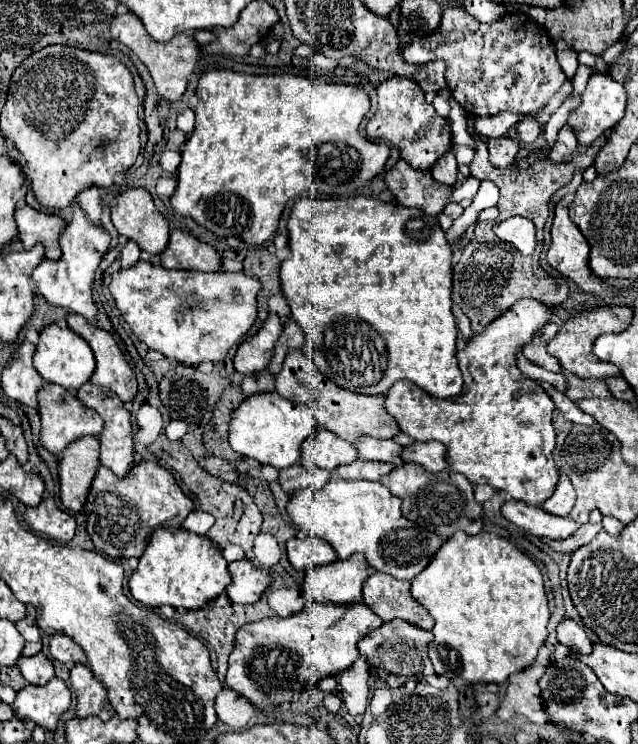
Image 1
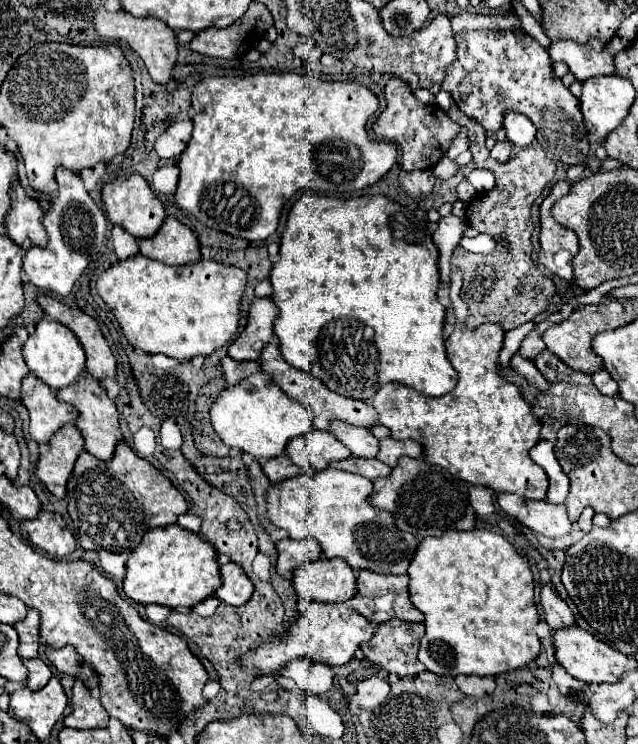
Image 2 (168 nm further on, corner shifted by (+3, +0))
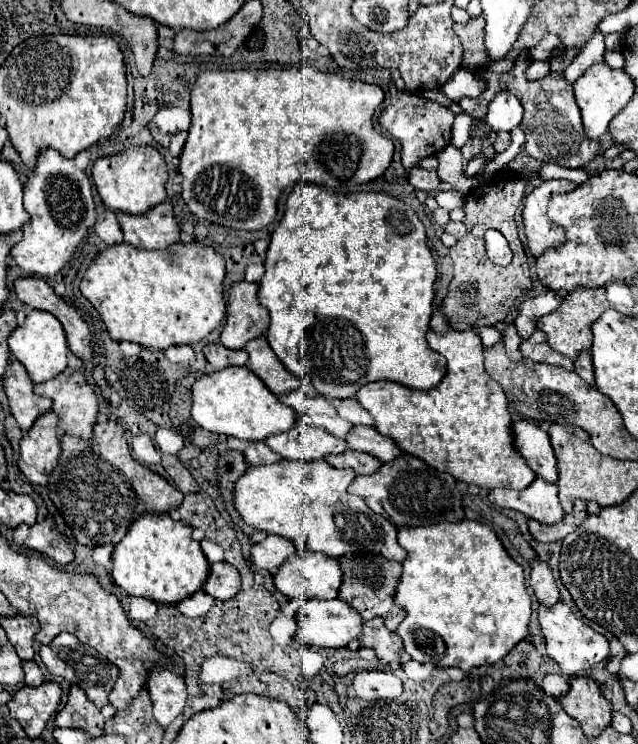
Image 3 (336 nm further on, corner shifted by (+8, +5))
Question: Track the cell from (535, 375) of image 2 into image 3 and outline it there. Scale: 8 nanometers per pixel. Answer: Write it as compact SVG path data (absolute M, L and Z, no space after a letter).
M510 323L506 329L504 329L504 345L506 345L506 353L508 353L508 357L510 359L520 359L520 335L518 335L518 331L516 331L516 327Z

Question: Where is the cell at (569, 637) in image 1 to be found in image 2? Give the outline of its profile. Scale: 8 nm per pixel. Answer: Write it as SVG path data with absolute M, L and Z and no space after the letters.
M543 586L541 588L541 604L545 610L545 620L549 624L551 630L561 630L561 628L569 628L575 624L573 612L569 610L569 606L551 590L551 586Z

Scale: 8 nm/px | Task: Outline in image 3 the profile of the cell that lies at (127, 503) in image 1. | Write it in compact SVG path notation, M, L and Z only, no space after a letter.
M98 421L92 439L62 435L60 449L58 463L48 477L48 495L80 545L116 545L140 515L168 513L170 507L182 503L178 489L132 459L126 431L116 421Z

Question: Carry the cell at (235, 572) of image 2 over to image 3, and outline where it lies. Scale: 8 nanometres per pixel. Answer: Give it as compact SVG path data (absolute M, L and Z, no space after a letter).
M226 561L214 563L214 565L210 565L210 573L208 573L208 579L202 589L204 589L204 593L212 595L214 599L230 599L240 589L240 575Z

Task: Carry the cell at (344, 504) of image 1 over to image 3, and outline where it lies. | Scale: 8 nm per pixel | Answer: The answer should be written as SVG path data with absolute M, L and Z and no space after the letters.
M280 459L272 465L250 465L234 483L234 507L246 525L294 541L298 553L320 551L338 559L352 551L372 551L392 561L404 561L406 551L396 539L398 529L386 517L372 513L360 497L346 491L354 477L352 469L336 469L324 459Z

